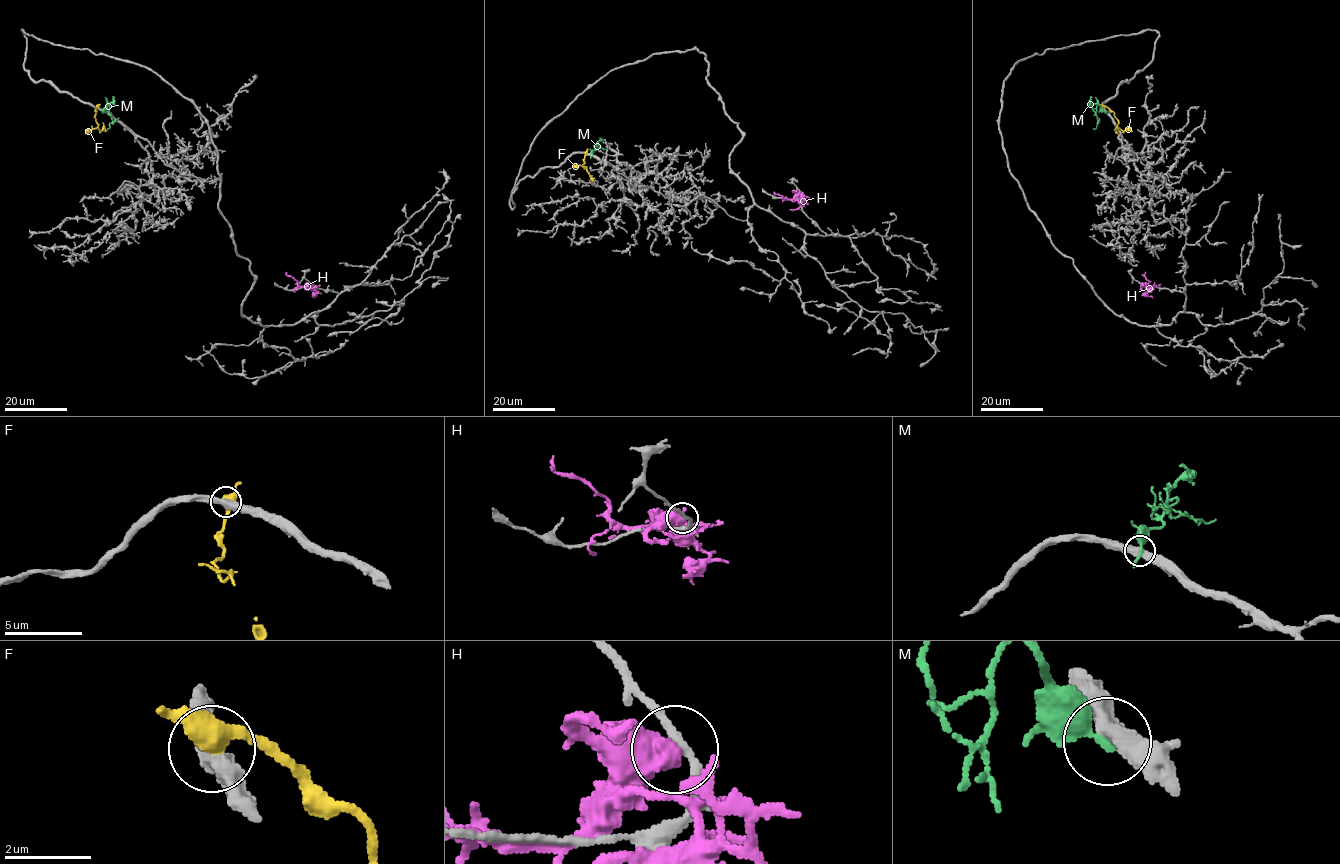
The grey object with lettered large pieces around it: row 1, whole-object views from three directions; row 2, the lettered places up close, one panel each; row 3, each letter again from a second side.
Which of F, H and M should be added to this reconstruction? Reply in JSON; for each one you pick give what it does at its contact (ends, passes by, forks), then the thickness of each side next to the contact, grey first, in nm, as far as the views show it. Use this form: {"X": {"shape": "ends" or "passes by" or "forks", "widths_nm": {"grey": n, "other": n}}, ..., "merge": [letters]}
{"merge": []}

